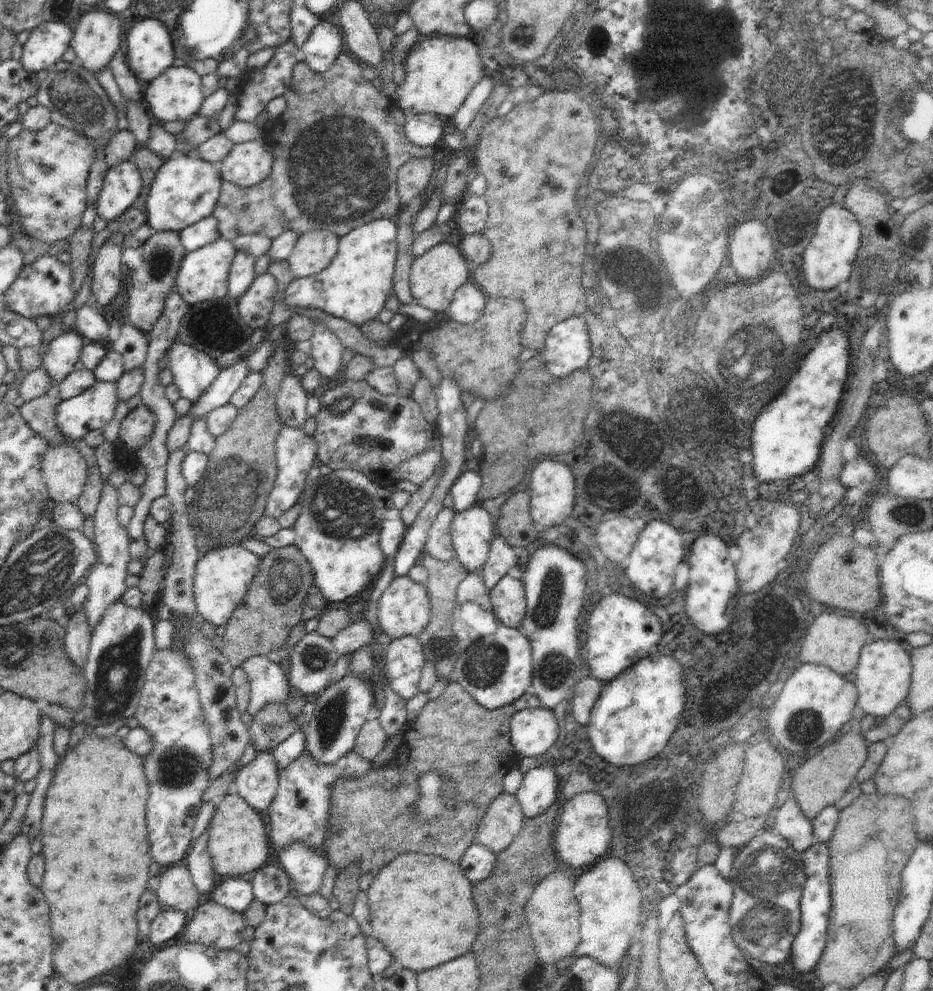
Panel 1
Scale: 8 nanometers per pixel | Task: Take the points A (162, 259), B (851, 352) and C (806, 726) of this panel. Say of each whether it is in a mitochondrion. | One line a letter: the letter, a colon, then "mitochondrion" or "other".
A: mitochondrion
B: other
C: mitochondrion

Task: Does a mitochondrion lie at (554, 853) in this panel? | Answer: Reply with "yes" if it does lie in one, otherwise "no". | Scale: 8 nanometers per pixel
no

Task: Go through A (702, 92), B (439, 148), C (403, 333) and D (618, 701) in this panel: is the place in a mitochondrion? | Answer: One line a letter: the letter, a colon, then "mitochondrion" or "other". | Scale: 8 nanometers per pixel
A: other
B: other
C: other
D: other

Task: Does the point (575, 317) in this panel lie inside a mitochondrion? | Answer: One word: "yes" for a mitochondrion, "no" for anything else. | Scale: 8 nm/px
no

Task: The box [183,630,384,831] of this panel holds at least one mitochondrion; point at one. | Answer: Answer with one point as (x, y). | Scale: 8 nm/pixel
(330, 719)

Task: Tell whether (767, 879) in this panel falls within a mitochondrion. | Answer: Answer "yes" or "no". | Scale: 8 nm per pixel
yes

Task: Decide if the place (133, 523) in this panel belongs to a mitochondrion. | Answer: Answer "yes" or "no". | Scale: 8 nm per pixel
no

